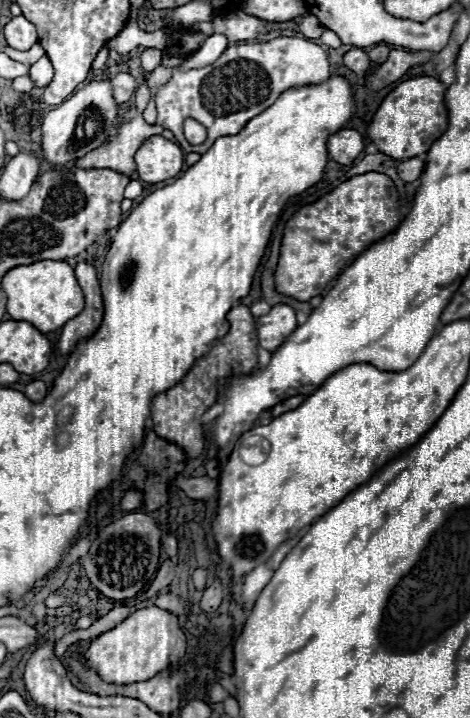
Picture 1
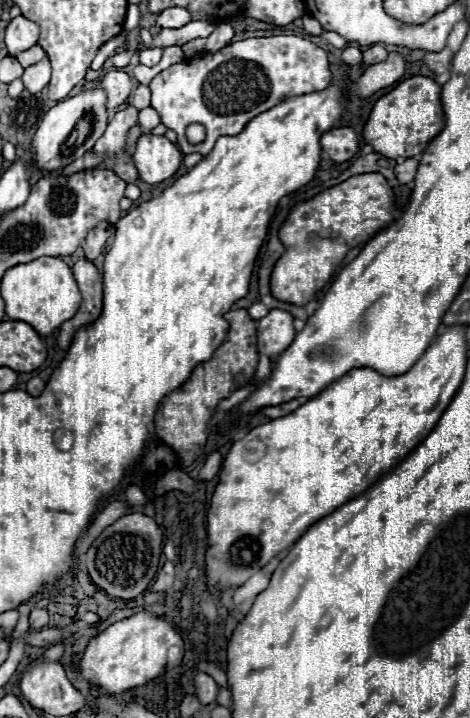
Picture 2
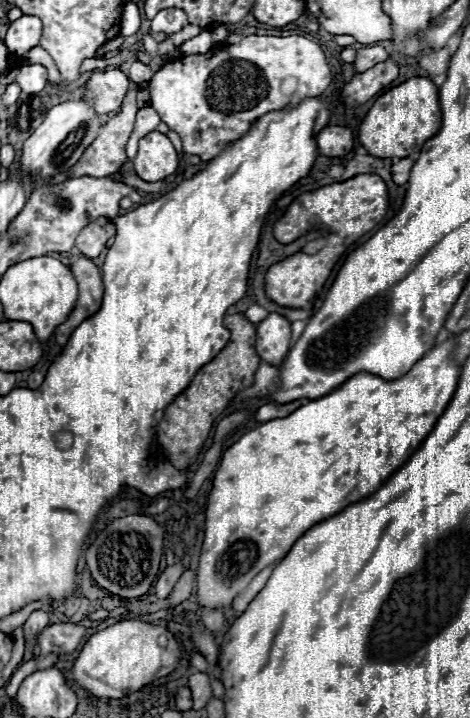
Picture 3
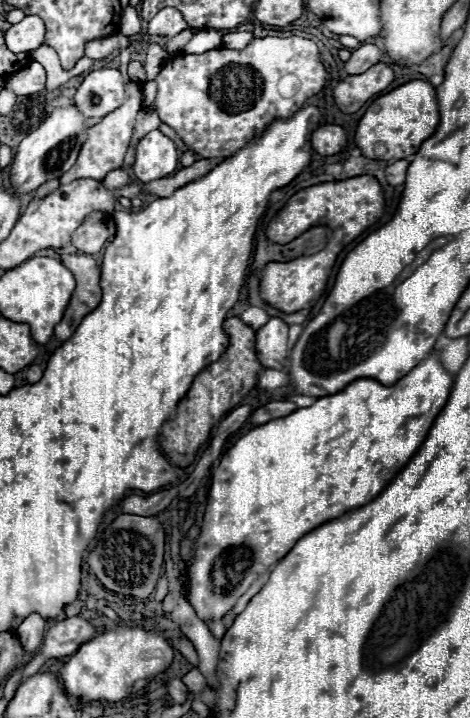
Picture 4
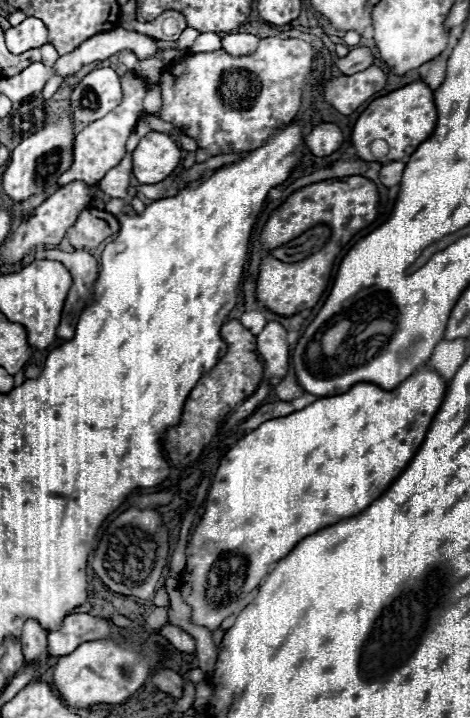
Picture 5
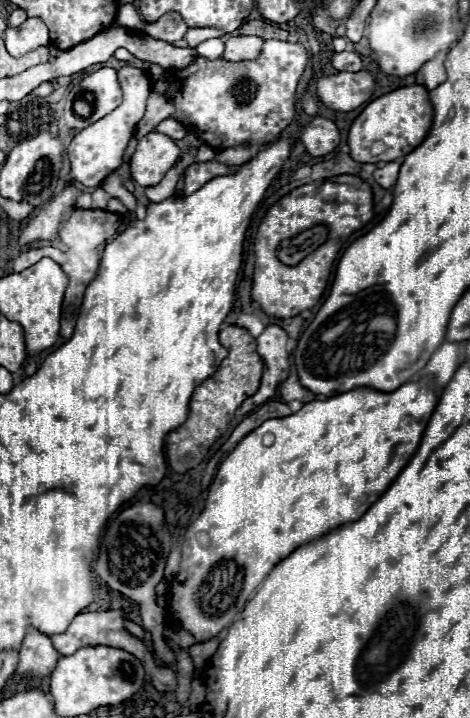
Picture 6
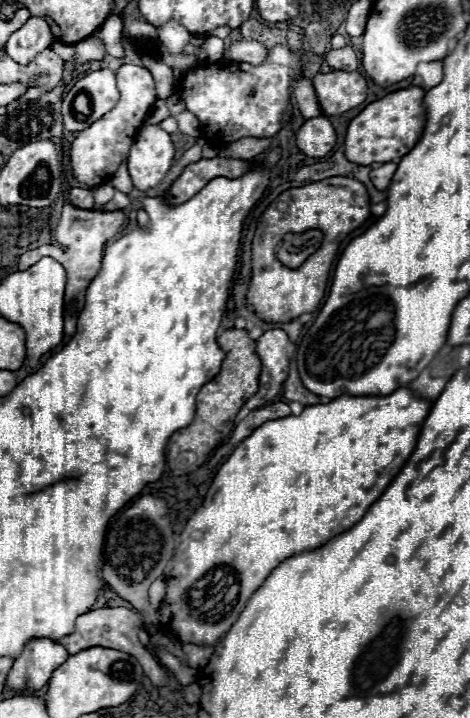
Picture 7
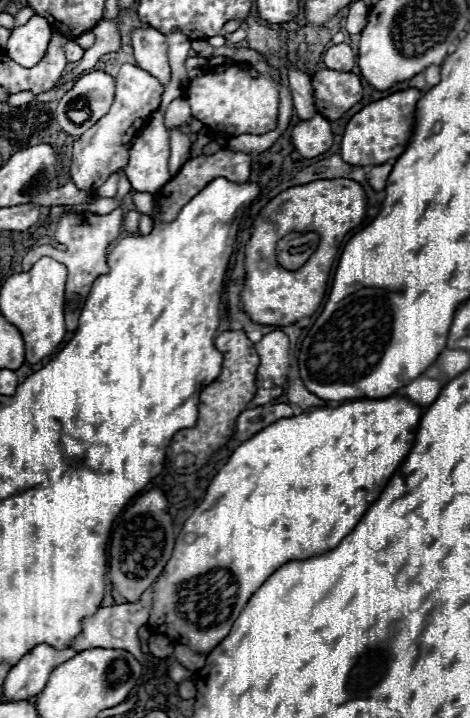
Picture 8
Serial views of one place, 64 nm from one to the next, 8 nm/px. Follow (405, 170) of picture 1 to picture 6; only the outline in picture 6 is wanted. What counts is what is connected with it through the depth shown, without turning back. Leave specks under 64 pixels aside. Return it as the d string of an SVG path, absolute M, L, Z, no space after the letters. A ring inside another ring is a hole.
M394 160L394 162L384 164L382 168L378 168L378 170L374 172L376 182L378 182L382 188L392 188L392 186L396 184L396 178L398 178L398 172L400 172L400 166L402 166L402 160Z

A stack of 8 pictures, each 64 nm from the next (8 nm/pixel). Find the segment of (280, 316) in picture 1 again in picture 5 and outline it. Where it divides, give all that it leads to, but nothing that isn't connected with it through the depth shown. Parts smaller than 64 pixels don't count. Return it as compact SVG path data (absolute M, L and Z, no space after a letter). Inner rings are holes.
M268 322L258 334L258 356L264 362L264 380L274 376L286 376L288 372L288 342L286 328L278 322Z

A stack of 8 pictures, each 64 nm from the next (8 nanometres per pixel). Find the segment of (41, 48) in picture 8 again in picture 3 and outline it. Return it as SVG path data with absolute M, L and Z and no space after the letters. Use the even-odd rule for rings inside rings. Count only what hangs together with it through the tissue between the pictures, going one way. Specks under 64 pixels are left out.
M22 16L10 22L4 44L10 52L22 56L24 52L38 46L40 36L42 36L42 22L36 16Z

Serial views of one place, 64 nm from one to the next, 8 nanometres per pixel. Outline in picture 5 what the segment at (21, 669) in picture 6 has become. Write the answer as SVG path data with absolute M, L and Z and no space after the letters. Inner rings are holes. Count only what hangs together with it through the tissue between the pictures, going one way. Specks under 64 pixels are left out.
M30 618L24 622L20 642L22 642L26 664L30 664L30 662L44 664L50 658L46 652L46 636L48 636L48 632L40 626L38 620Z

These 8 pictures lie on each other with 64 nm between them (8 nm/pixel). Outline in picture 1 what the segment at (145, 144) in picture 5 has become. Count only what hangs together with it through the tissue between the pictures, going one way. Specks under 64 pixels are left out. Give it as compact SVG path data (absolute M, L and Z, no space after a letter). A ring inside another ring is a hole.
M150 136L134 158L140 180L148 184L170 180L184 166L184 152L180 146L162 136Z

